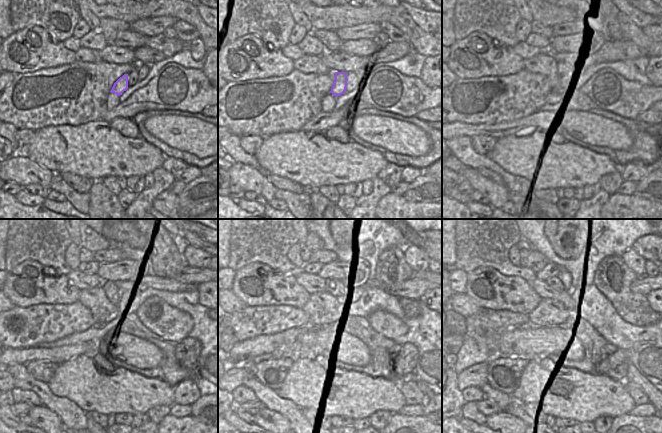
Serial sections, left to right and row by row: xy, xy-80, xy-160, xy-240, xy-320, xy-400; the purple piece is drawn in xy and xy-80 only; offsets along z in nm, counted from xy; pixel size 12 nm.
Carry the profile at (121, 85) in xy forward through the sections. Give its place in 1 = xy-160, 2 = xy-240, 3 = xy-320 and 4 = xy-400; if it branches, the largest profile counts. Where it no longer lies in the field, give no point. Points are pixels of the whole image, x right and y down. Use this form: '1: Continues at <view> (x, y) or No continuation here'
1: Continues at xy-160 (563, 72)
2: Continues at xy-240 (110, 288)
3: Continues at xy-320 (334, 286)
4: Continues at xy-400 (555, 283).

